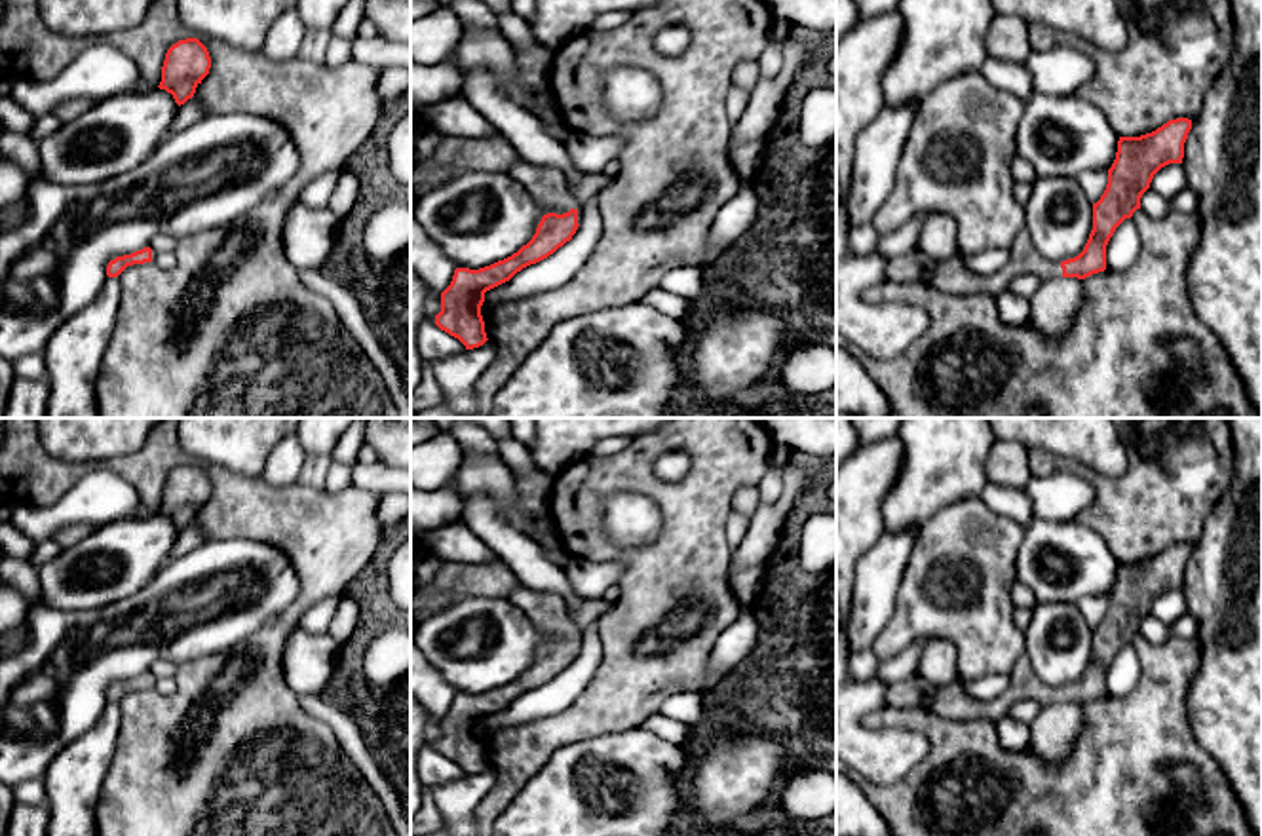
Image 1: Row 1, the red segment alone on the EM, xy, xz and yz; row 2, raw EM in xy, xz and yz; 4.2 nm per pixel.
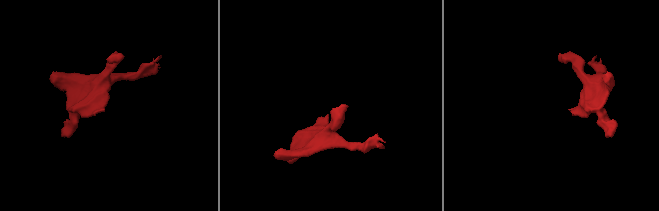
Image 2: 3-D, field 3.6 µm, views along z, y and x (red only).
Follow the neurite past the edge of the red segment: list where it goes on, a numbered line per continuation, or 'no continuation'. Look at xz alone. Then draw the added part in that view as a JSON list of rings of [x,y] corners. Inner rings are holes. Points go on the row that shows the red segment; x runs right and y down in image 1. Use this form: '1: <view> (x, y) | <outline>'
1: xz (544, 183) | [[[521,160],[511,167],[509,177],[513,177],[545,213],[557,209],[568,213],[570,209],[576,209],[580,224],[583,203],[563,190],[563,173],[559,169]]]

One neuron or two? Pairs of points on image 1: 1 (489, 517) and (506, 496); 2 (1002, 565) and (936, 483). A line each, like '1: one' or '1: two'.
1: two
2: two

